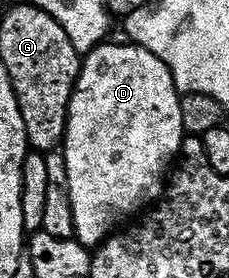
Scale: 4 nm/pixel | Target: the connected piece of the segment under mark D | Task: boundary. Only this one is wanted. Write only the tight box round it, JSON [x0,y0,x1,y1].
[61,43,185,250]

